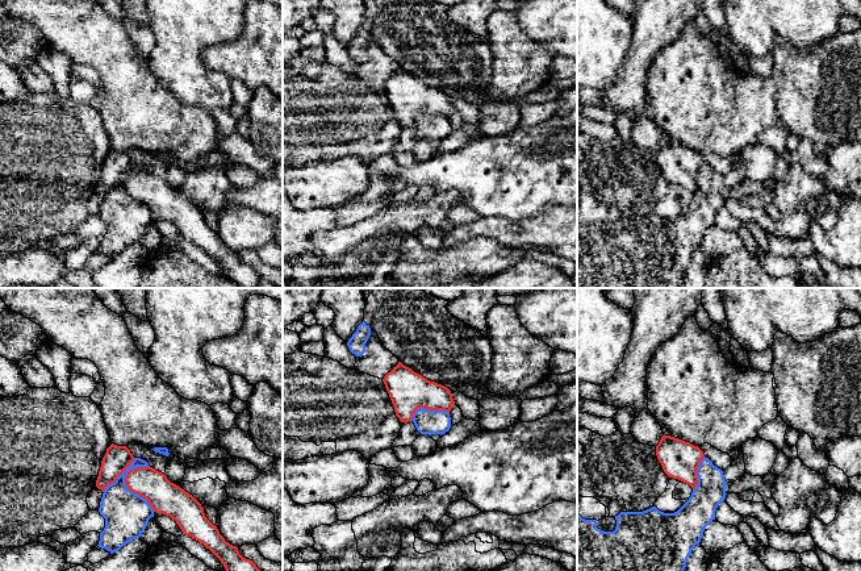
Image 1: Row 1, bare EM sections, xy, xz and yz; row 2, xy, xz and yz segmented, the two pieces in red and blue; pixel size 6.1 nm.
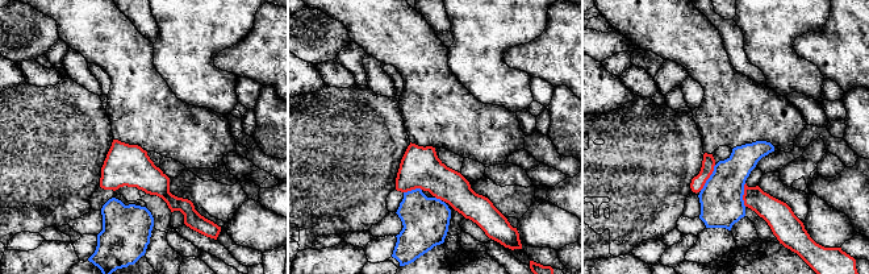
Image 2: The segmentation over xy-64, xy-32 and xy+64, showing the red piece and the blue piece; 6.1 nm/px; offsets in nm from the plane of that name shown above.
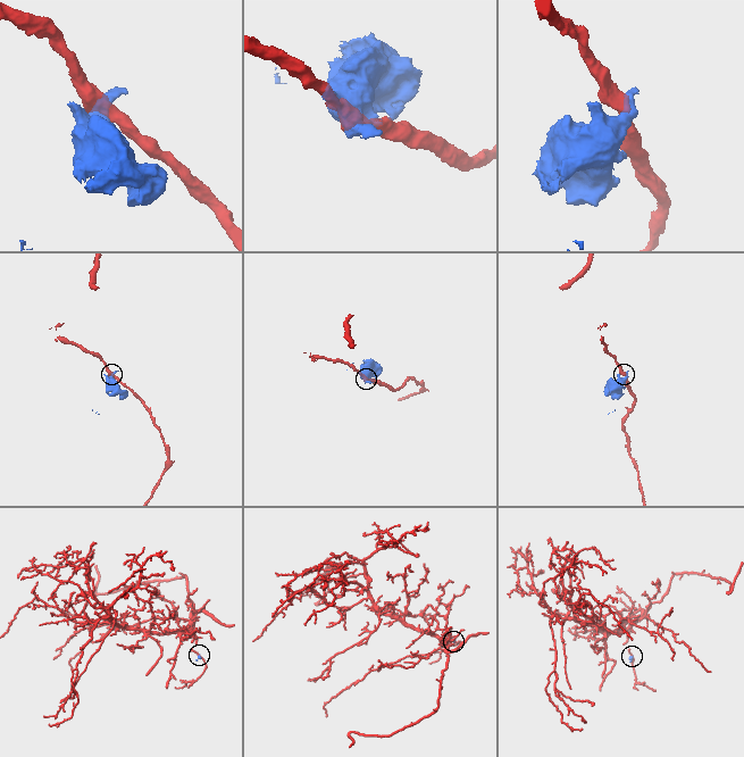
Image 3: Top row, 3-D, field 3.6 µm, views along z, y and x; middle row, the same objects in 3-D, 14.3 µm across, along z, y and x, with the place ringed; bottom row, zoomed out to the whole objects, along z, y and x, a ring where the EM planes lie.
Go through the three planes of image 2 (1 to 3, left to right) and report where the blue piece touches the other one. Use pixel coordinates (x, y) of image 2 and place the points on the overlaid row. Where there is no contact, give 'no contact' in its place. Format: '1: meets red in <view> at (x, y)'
1: no contact
2: meets red in xy-32 at (412, 189)
3: meets red in xy+64 at (709, 177)

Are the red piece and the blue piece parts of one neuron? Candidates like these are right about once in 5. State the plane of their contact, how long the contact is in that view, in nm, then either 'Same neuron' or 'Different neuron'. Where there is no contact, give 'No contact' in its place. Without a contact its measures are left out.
Touches red in xy. Shared border 300 nm. Different neuron

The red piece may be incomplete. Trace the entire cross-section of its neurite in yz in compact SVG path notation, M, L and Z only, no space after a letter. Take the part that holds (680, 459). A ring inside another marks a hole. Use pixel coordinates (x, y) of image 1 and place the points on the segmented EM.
M664 434L656 446L656 455L669 478L678 479L691 488L697 487L697 470L705 458L698 446Z

